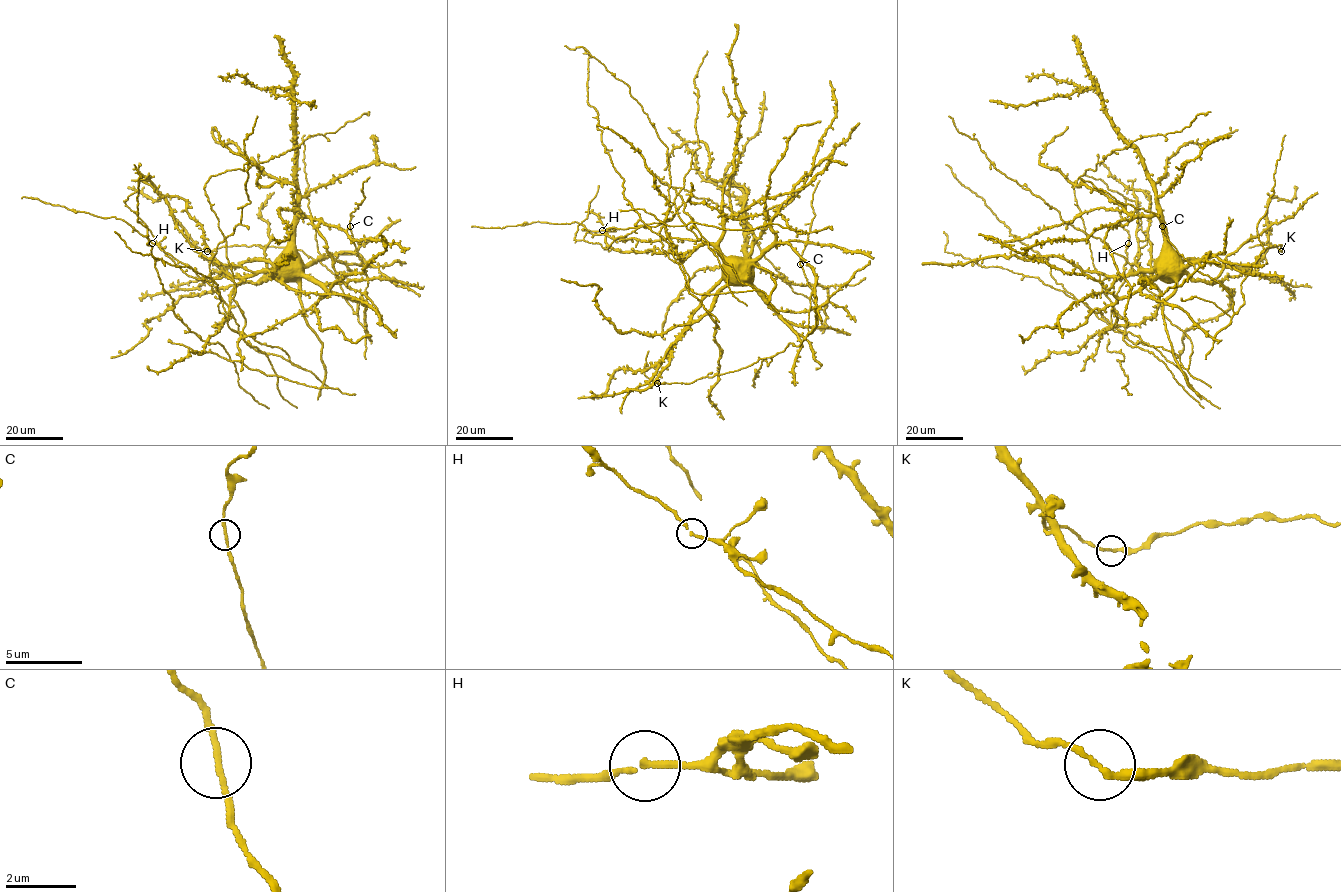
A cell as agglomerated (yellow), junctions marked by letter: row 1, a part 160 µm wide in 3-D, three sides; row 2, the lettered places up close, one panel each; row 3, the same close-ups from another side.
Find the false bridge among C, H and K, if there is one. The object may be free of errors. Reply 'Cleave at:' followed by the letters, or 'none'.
Cleave at: none

